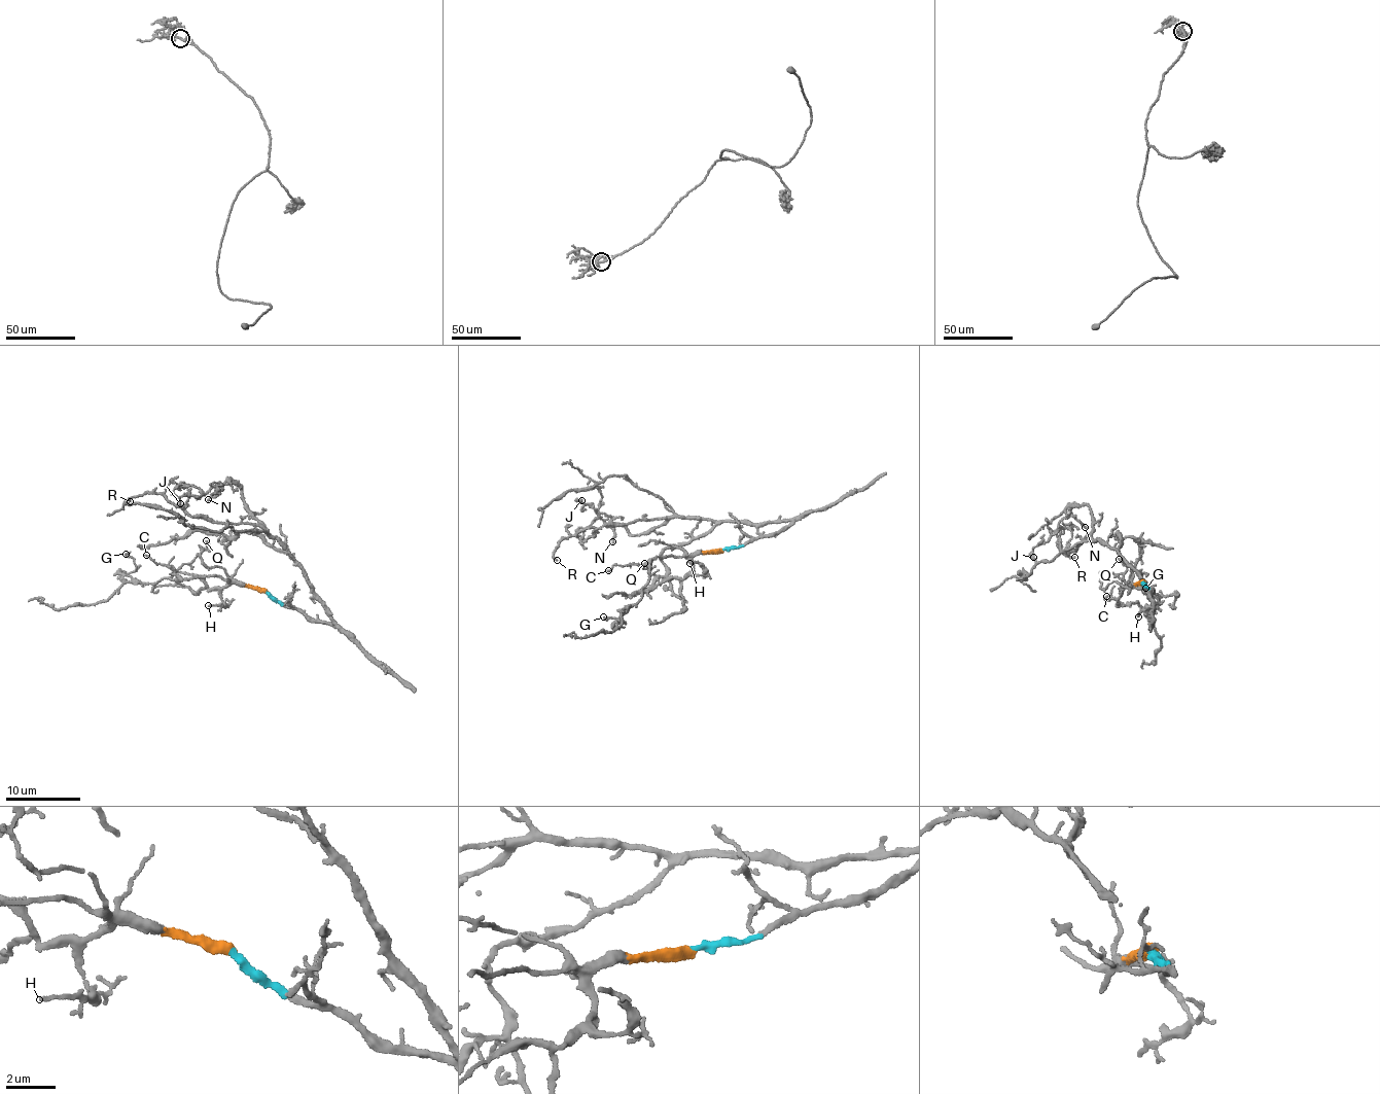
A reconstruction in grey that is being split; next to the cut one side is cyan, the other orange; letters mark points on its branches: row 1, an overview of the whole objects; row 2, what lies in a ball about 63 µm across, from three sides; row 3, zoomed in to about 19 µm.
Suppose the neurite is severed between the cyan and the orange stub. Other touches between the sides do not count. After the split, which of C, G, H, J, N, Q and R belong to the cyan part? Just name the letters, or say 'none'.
J, N, R

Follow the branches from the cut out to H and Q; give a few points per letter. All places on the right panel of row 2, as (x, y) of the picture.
H: (1142, 581), (1133, 587), (1145, 587), (1154, 599), (1152, 605), (1137, 615)
Q: (1142, 581), (1129, 587), (1116, 599), (1118, 603), (1126, 568), (1118, 558)

